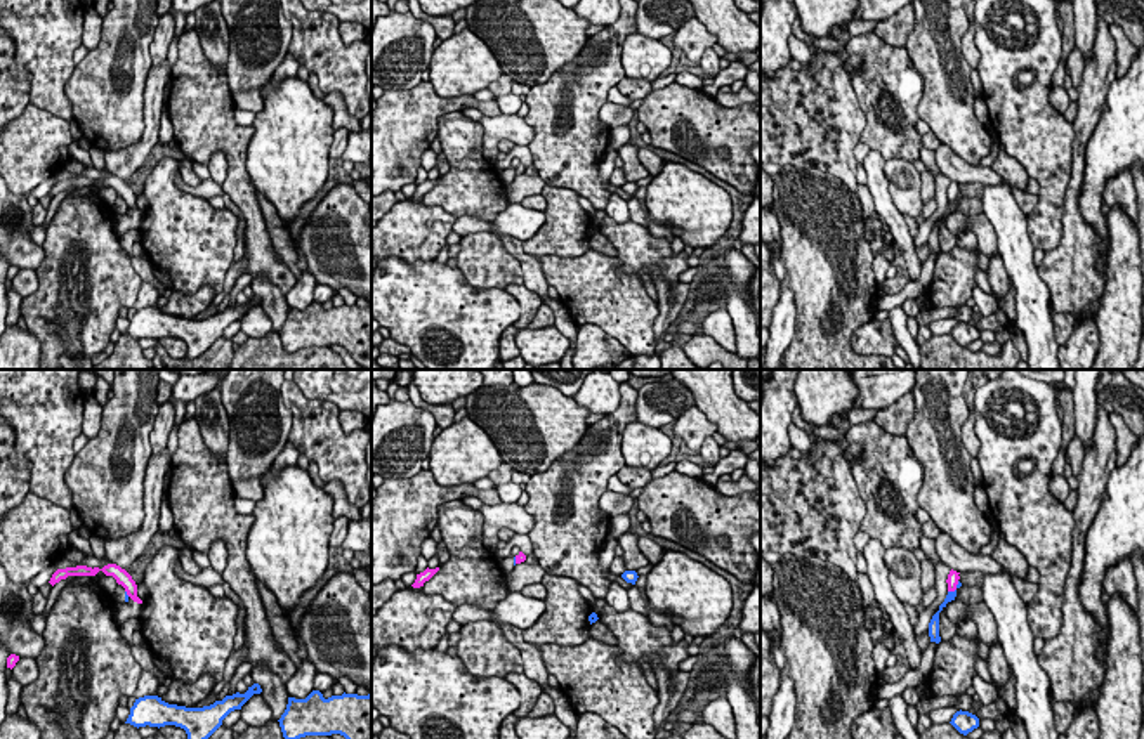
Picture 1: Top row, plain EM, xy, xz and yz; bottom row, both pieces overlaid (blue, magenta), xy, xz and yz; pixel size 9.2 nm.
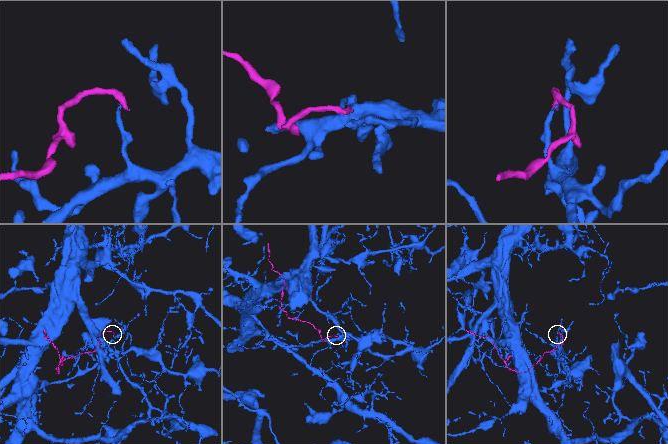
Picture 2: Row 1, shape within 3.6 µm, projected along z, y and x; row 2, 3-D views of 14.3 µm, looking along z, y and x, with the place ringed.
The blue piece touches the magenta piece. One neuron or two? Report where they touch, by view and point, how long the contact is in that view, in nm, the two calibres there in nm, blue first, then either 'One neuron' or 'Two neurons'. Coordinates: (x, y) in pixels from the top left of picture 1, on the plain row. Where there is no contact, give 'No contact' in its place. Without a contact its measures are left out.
Touches blue at yz (955, 202). Shared border 150 nm. Thickness 70 nm (blue) against 100 nm. Two neurons

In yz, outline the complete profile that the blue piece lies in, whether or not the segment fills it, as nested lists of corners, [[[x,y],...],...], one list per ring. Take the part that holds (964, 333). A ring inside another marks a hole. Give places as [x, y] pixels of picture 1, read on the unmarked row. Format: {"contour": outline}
{"contour": [[[957,323],[950,333],[960,345],[967,347],[979,338],[979,330],[969,323]]]}

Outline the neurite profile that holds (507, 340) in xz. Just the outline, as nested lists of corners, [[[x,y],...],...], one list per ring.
[[[507,326],[500,337],[500,359],[509,361],[512,357],[517,357],[521,352],[516,345],[516,333],[519,331],[519,328]]]

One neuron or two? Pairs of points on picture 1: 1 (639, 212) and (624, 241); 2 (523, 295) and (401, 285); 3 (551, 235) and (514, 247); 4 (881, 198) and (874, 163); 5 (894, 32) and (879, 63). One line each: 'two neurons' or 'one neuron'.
1: two neurons
2: two neurons
3: two neurons
4: one neuron
5: two neurons

